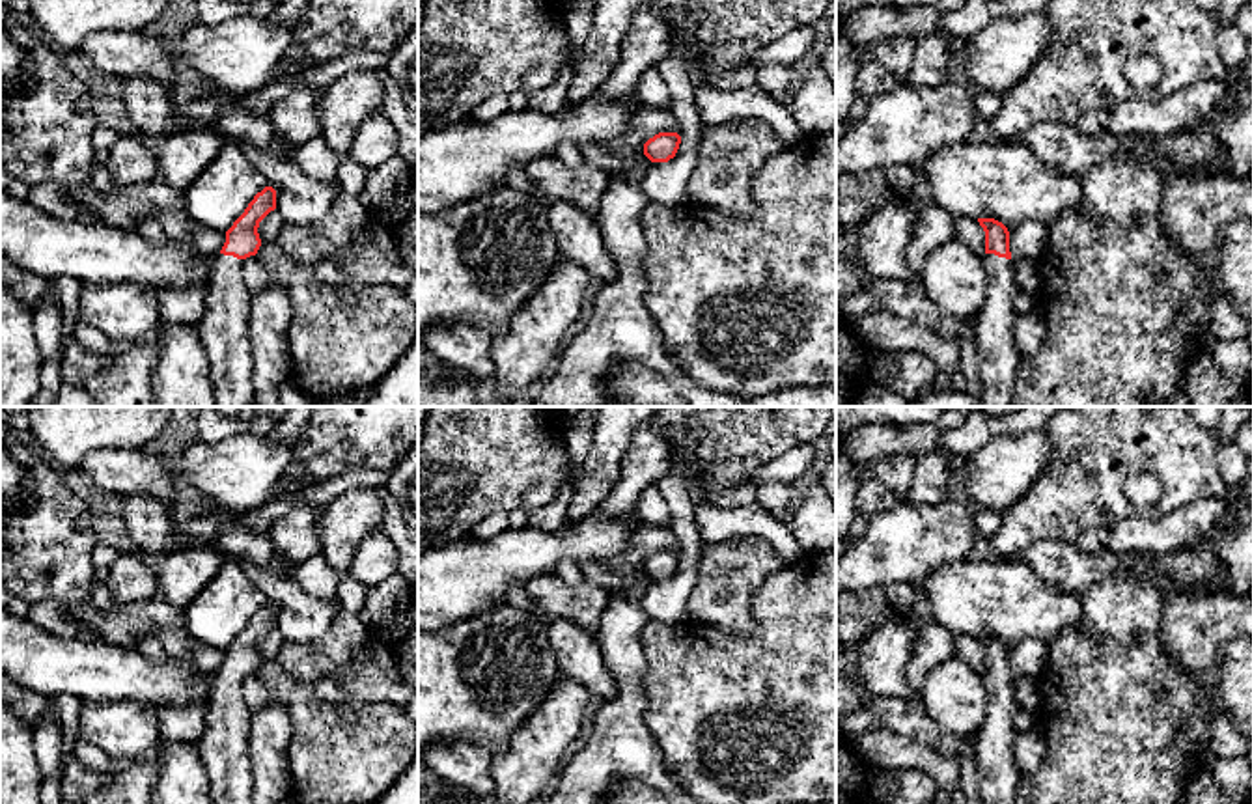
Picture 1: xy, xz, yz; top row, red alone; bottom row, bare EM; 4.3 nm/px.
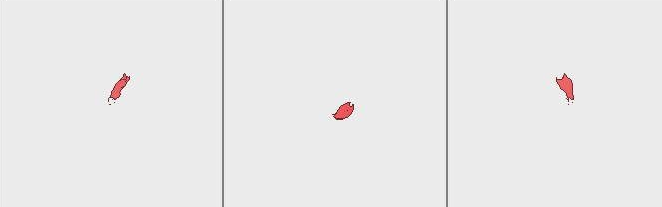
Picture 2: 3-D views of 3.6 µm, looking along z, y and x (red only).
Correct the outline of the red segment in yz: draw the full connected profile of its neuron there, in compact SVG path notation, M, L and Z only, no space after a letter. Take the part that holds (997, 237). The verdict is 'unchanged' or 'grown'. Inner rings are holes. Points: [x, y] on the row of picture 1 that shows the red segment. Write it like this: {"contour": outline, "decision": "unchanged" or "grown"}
{"contour": "M995 218L978 222L985 231L983 265L989 274L987 298L974 317L981 407L1011 407L1021 356L1013 336L1013 297L1019 289L1013 282L1009 231Z", "decision": "grown"}

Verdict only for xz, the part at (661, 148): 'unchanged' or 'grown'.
unchanged

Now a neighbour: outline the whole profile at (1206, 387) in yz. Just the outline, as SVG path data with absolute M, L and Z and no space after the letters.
M1200 341L1200 349L1185 369L1181 390L1192 407L1245 407L1246 384L1226 379L1213 360L1213 343Z

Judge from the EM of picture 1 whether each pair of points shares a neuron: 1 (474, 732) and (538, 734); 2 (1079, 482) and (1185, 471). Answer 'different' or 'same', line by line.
1: different
2: same

